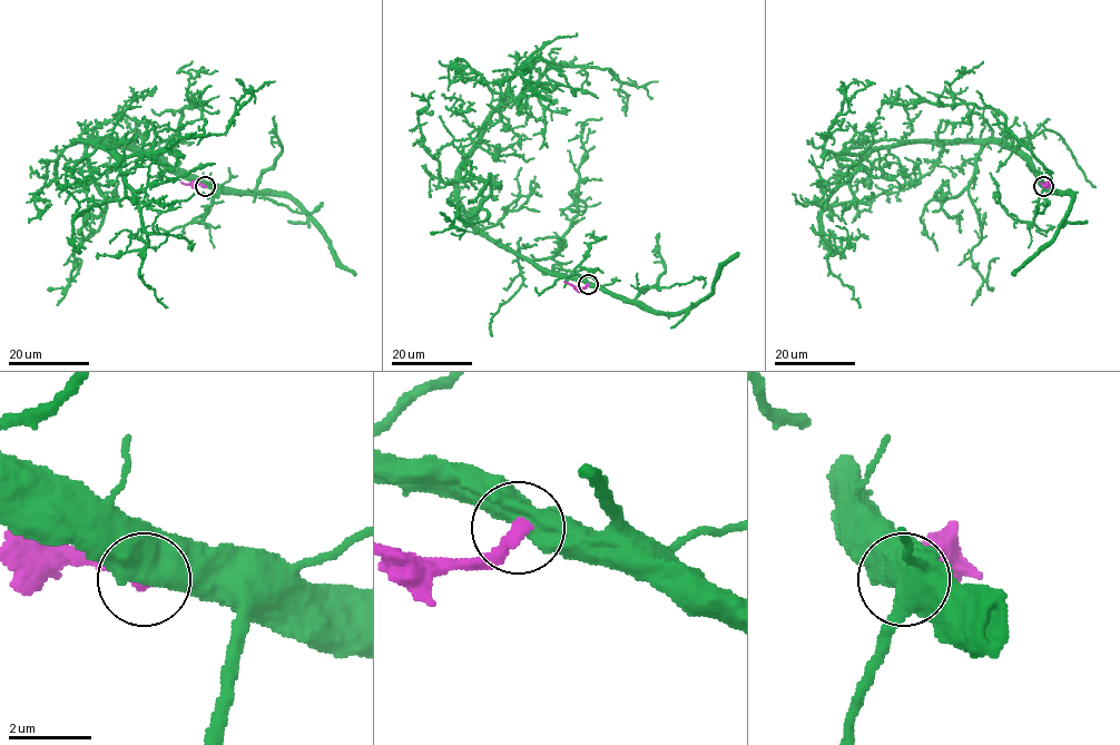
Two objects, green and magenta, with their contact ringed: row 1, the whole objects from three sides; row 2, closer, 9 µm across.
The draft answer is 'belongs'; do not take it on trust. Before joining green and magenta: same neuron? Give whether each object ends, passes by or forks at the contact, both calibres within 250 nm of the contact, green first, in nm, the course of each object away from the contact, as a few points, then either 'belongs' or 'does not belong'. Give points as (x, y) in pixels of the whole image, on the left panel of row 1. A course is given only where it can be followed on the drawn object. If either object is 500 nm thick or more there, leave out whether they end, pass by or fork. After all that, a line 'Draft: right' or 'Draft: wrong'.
600/320 nm | green via (205, 186), (129, 146), (75, 143), (133, 156), (166, 152), (180, 138), (223, 134), (244, 95), (235, 79) | magenta via (205, 186), (182, 182) | belongs
Draft: right

